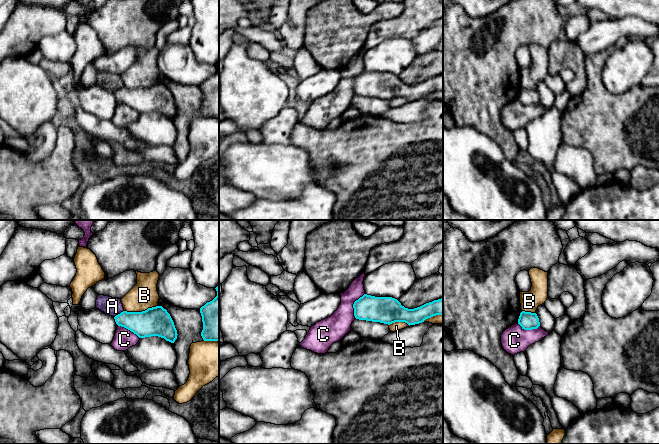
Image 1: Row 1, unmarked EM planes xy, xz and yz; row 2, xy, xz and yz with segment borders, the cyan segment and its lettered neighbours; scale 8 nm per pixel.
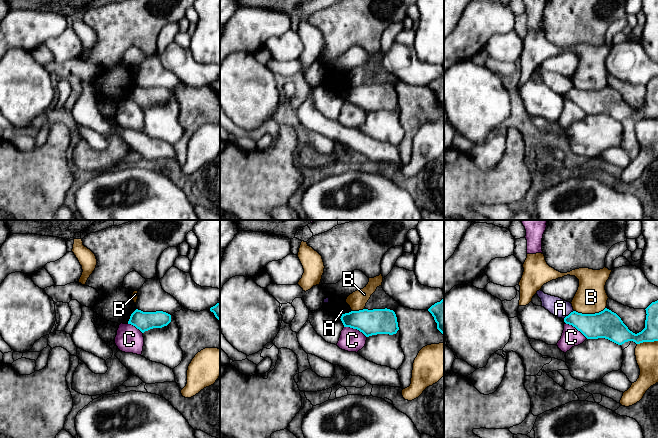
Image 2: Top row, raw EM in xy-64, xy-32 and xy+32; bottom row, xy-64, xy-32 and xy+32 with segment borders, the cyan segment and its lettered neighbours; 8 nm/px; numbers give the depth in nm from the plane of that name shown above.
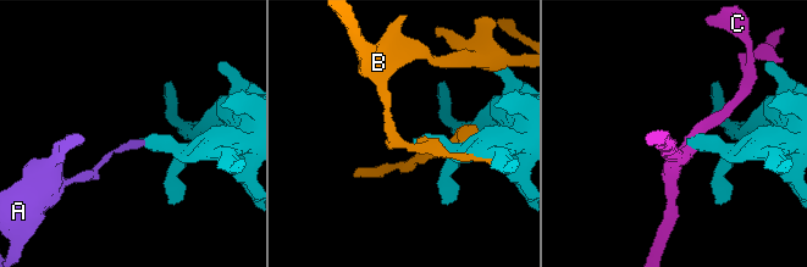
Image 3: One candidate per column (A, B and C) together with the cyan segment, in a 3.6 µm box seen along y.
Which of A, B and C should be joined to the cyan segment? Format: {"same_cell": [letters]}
{"same_cell": []}

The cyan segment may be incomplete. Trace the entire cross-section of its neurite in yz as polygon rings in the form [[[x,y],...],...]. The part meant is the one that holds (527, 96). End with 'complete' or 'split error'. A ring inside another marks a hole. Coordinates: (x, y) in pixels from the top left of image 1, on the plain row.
[[[522,87],[520,89],[518,100],[524,106],[537,105],[540,102],[539,94],[536,89]]]; complete

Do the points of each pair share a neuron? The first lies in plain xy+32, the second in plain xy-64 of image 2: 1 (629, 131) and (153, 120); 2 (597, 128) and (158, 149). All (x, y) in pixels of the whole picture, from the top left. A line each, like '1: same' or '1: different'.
1: different
2: different

